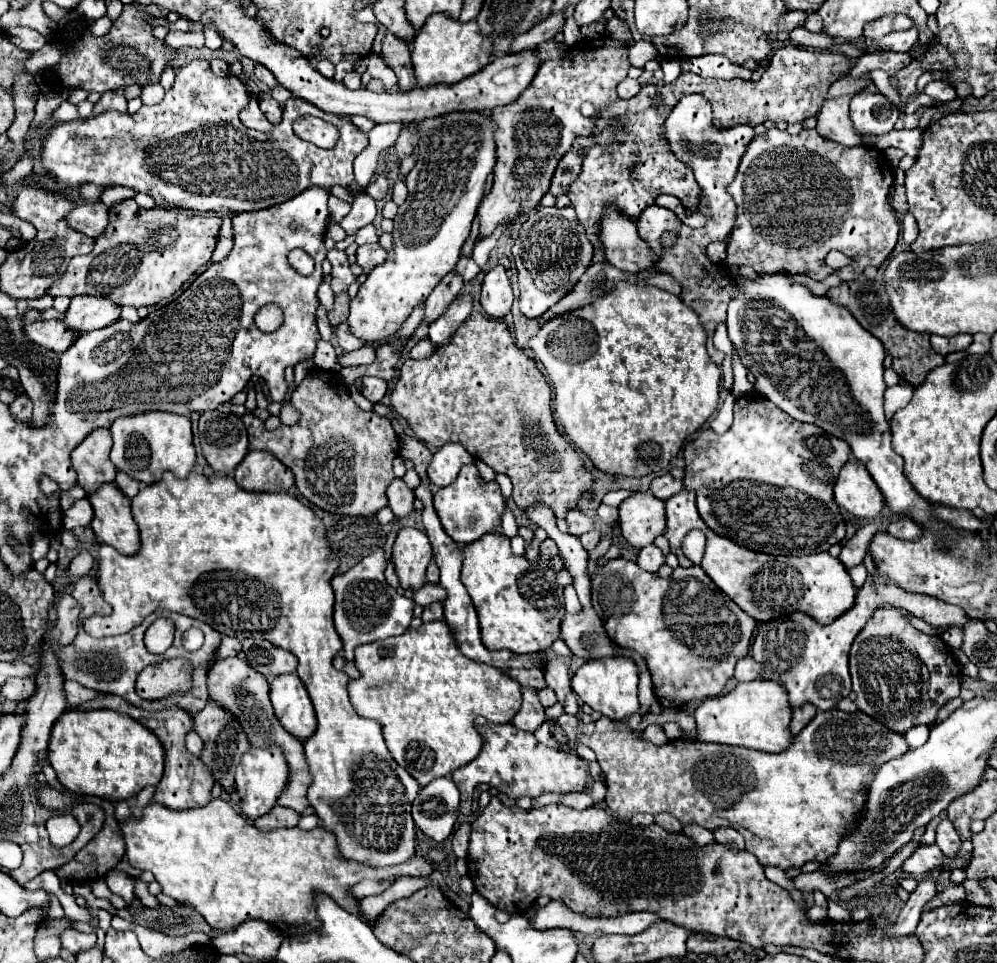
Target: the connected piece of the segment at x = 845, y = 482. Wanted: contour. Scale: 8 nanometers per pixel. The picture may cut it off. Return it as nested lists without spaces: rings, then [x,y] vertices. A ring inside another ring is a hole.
[[[862,463],[842,467],[834,485],[834,499],[840,509],[862,519],[874,519],[884,507],[884,497]]]

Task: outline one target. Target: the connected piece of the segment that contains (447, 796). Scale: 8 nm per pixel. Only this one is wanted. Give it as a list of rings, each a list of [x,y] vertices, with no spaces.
[[[440,777],[420,789],[412,803],[412,817],[418,829],[434,839],[444,841],[452,833],[458,819],[460,791],[450,777]]]

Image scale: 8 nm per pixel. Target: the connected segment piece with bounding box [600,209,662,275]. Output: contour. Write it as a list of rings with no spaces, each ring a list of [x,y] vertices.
[[[616,209],[606,211],[604,219],[600,221],[600,239],[604,243],[606,261],[634,275],[654,267],[662,257],[638,237],[634,221],[620,215]]]

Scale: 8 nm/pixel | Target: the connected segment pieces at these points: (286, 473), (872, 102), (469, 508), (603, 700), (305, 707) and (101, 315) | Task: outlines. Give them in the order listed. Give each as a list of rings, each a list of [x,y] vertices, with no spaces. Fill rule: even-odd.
[[[248,451],[234,473],[236,483],[246,491],[288,491],[294,485],[292,471],[266,451]]]
[[[856,93],[850,101],[850,119],[862,135],[882,135],[894,129],[898,107],[880,93]]]
[[[466,465],[460,469],[460,475],[452,485],[448,485],[446,489],[438,489],[434,493],[434,507],[442,521],[444,531],[456,543],[472,543],[482,535],[500,529],[504,499],[496,481],[490,481],[490,483],[482,481],[478,475],[478,469],[474,465]]]
[[[602,657],[594,661],[586,661],[572,679],[574,693],[590,705],[594,711],[600,711],[602,715],[616,719],[626,719],[640,711],[638,703],[638,667],[632,659],[624,657]]]
[[[296,673],[278,675],[270,685],[270,699],[278,721],[288,733],[306,741],[316,731],[318,723],[312,701]]]
[[[72,297],[70,309],[66,311],[66,325],[78,333],[102,329],[120,319],[120,305],[106,297]]]

